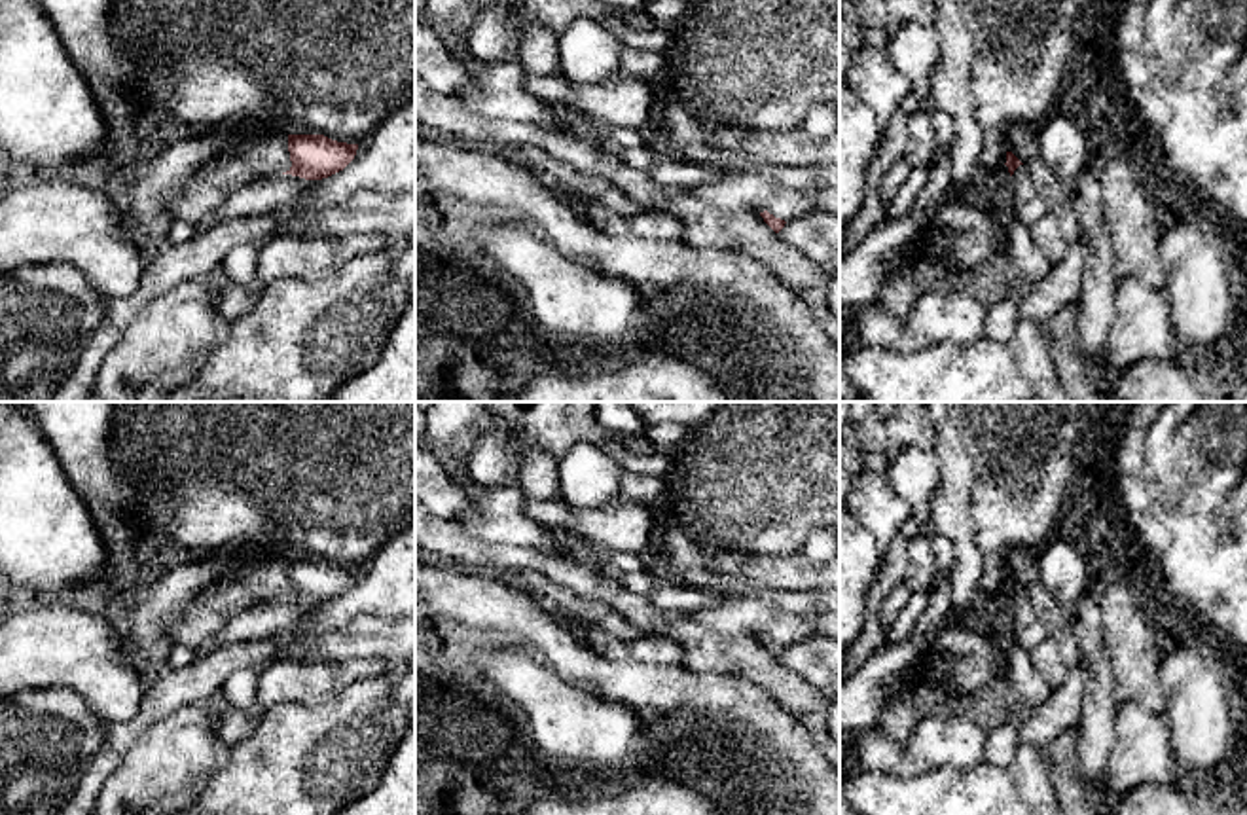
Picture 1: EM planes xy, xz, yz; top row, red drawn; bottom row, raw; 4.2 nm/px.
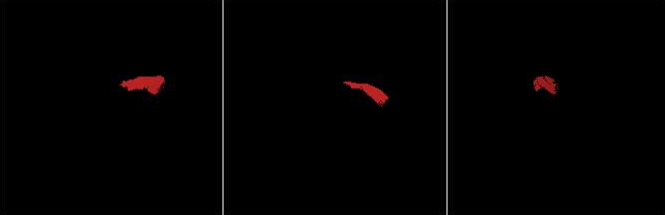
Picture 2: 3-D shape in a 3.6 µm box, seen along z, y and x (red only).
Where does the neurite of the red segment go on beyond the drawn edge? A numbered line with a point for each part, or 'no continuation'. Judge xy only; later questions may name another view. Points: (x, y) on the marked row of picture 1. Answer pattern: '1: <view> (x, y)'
1: xy (279, 190)

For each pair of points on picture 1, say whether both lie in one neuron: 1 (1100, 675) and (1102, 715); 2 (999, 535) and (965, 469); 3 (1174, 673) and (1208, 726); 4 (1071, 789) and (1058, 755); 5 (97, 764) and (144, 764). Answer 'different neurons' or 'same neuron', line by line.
1: same neuron
2: different neurons
3: same neuron
4: same neuron
5: different neurons

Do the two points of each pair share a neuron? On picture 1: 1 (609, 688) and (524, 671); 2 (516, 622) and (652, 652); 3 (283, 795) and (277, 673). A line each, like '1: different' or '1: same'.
1: different
2: different
3: different

